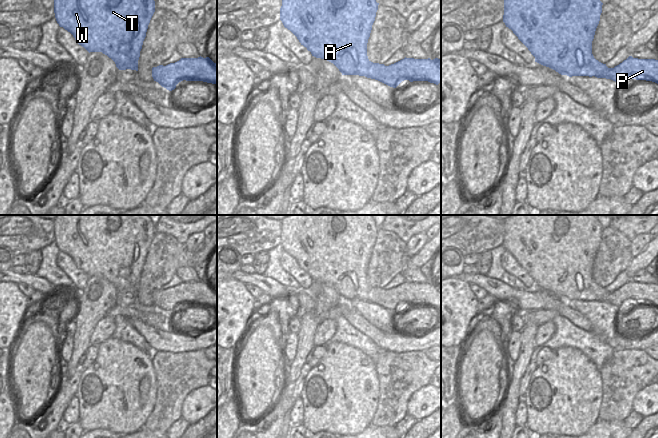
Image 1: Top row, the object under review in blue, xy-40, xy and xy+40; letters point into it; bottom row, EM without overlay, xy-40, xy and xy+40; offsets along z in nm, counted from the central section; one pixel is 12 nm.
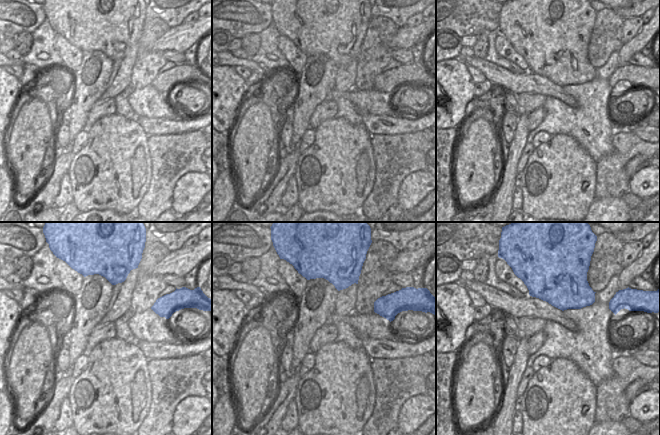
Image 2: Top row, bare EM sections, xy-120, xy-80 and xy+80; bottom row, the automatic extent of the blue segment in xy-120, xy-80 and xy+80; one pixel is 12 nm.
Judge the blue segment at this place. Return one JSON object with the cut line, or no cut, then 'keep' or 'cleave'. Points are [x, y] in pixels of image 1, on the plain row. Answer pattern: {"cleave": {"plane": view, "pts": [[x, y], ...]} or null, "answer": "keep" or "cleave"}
{"cleave": null, "answer": "keep"}

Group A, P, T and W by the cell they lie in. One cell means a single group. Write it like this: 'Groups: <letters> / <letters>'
Groups: A P T W

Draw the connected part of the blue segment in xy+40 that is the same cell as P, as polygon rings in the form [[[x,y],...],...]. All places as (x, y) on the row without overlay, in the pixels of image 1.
[[[512,215],[504,220],[503,246],[535,281],[535,286],[549,291],[561,299],[595,300],[623,309],[628,303],[652,305],[658,308],[658,284],[629,280],[614,292],[608,292],[592,278],[592,265],[600,245],[603,227],[596,215]]]

